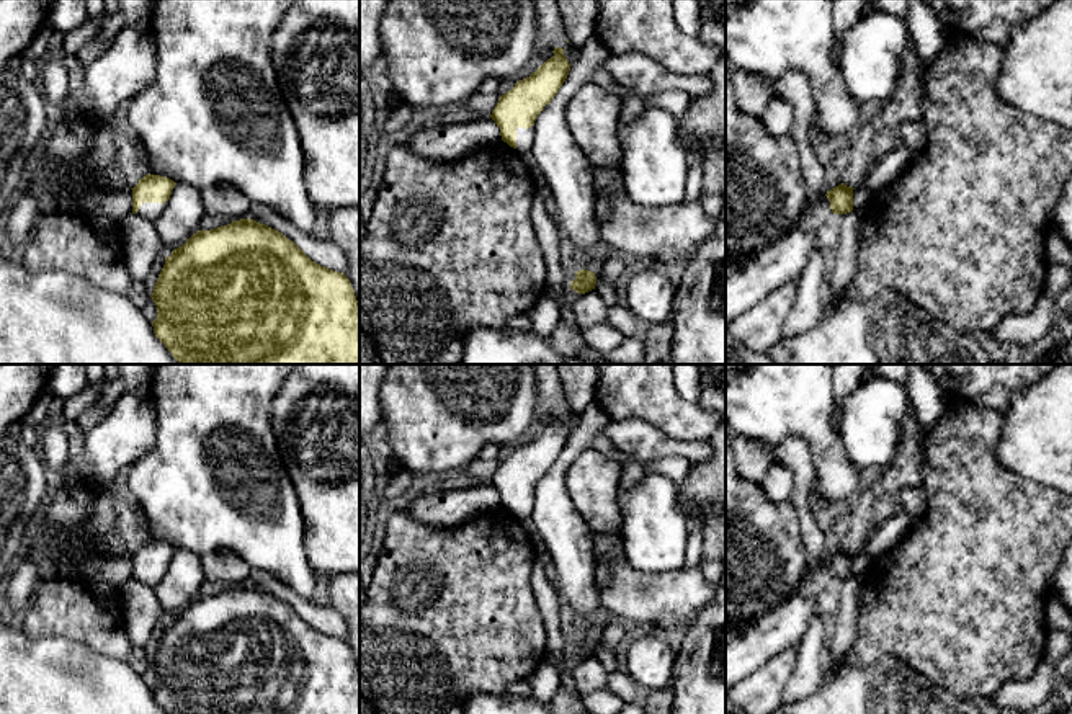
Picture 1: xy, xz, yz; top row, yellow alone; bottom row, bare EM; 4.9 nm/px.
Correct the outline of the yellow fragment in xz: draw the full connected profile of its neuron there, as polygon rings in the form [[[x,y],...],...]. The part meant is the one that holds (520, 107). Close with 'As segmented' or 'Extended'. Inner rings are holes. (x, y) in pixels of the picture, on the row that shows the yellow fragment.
[[[562,47],[538,67],[529,77],[498,98],[490,118],[500,127],[502,141],[521,155],[531,152],[534,141],[534,121],[546,105],[552,101],[565,82],[570,64]]]. Extended

